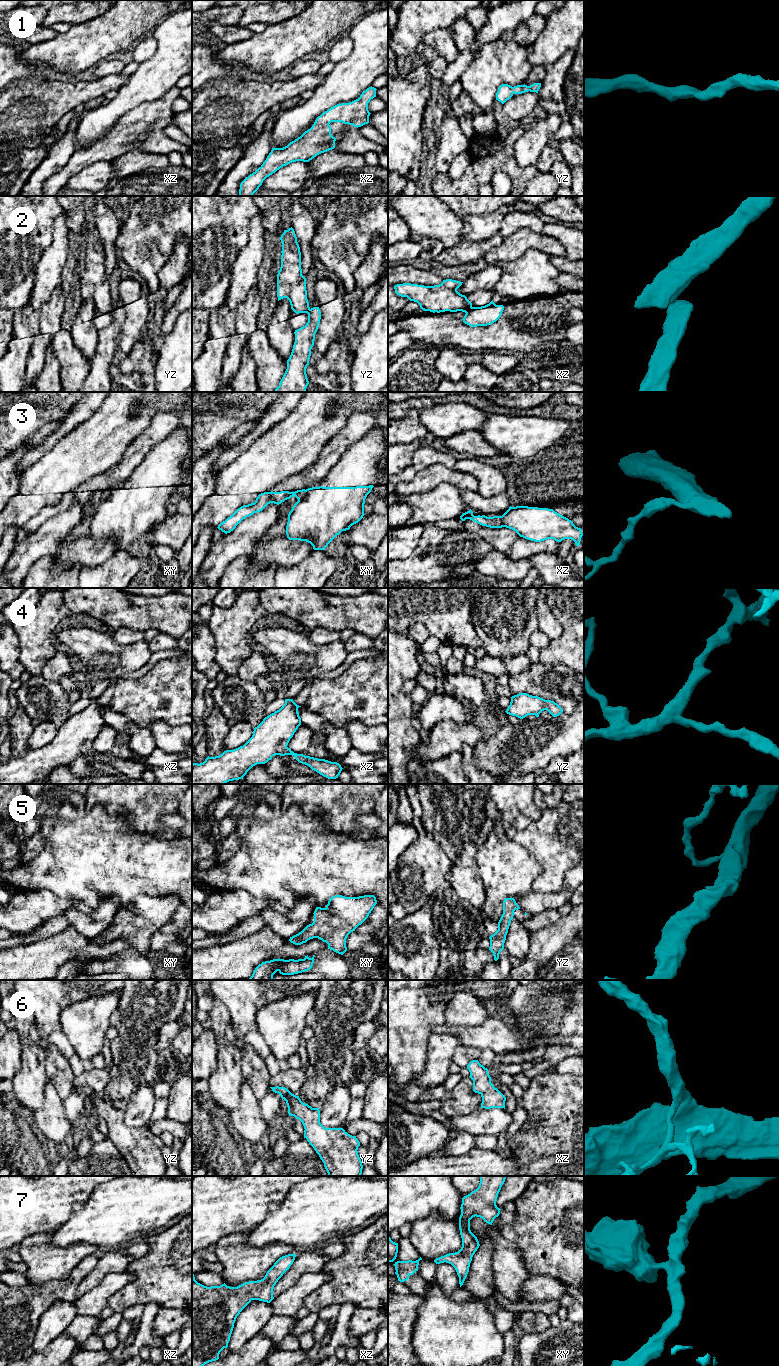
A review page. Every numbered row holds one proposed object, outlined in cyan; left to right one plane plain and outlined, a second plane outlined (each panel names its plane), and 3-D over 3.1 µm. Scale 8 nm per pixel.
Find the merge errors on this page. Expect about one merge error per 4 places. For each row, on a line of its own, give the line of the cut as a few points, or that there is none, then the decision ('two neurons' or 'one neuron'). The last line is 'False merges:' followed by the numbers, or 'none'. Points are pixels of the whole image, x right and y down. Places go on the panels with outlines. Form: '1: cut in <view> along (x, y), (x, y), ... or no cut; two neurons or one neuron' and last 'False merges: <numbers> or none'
1: no cut; one neuron
2: cut in xz along (472, 307), (465, 312); two neurons
3: cut in xy along (305, 490), (305, 494), (298, 500); two neurons
4: no cut; one neuron
5: no cut; one neuron
6: no cut; one neuron
7: no cut; one neuron
False merges: 2, 3

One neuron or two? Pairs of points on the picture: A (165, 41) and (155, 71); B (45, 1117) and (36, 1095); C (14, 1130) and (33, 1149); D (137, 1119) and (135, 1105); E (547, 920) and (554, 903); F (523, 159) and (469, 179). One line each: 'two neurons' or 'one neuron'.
A: one neuron
B: two neurons
C: one neuron
D: one neuron
E: two neurons
F: two neurons

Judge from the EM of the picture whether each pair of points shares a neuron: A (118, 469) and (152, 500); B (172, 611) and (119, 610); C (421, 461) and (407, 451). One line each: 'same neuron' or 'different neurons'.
A: different neurons
B: same neuron
C: different neurons

